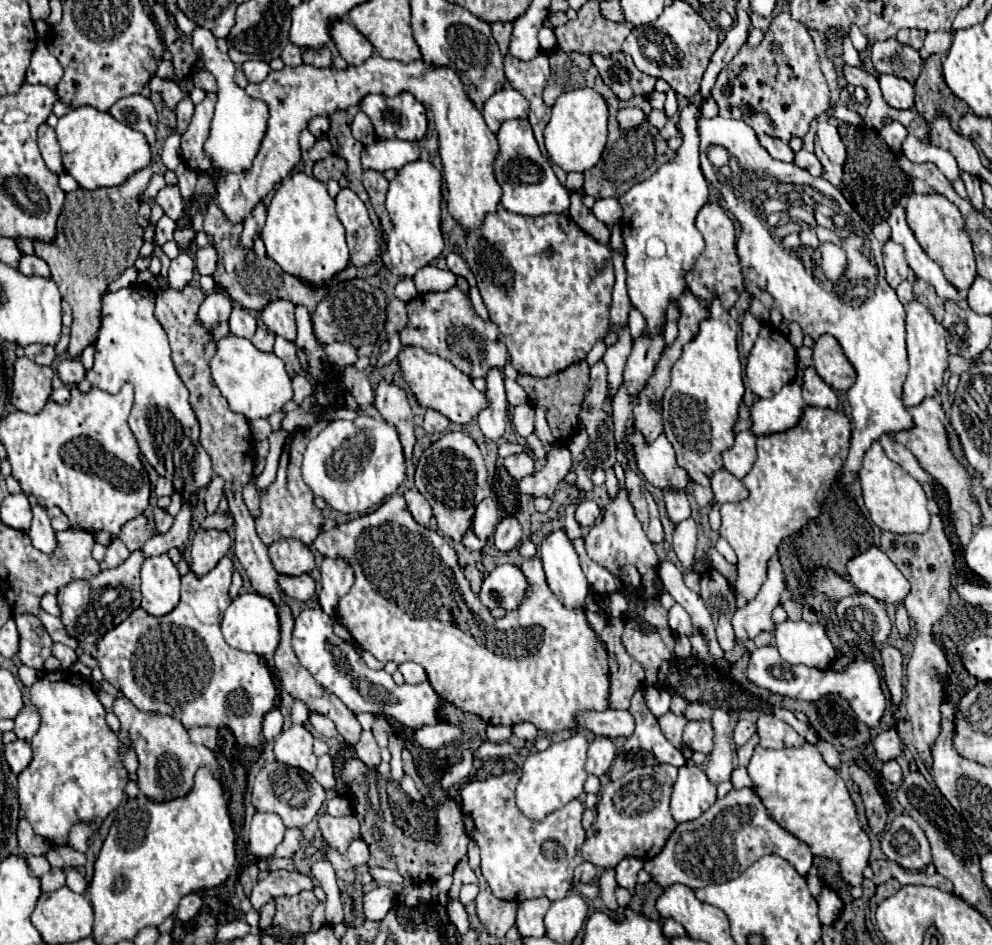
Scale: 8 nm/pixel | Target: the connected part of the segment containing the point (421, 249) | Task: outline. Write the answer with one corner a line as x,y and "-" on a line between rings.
412,161
404,165
398,171
398,177
390,181
388,197
386,197
386,209
390,213
392,231
388,233
388,247
382,255
384,265
398,277
412,277
420,267
428,265
432,259
436,259
444,249
444,239
440,233
440,201
442,201
442,175
430,161

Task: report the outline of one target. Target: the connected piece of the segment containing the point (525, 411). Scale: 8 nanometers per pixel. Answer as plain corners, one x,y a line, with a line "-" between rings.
532,403
516,405
512,413
512,423
522,437
528,437
534,431
534,407

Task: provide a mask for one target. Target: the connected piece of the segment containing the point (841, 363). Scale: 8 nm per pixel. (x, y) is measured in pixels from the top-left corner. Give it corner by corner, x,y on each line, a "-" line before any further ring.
822,335
814,343
814,367
818,375
836,391
848,391
856,381
856,371
842,353
840,343
832,335

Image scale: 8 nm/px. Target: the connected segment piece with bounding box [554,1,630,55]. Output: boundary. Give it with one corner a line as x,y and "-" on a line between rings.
588,1
580,11
576,21
568,21
568,25
556,27
556,47
564,53
602,53
614,55
620,51
622,41
628,37
628,27
620,27
620,23
606,21
600,11
596,11
596,1

